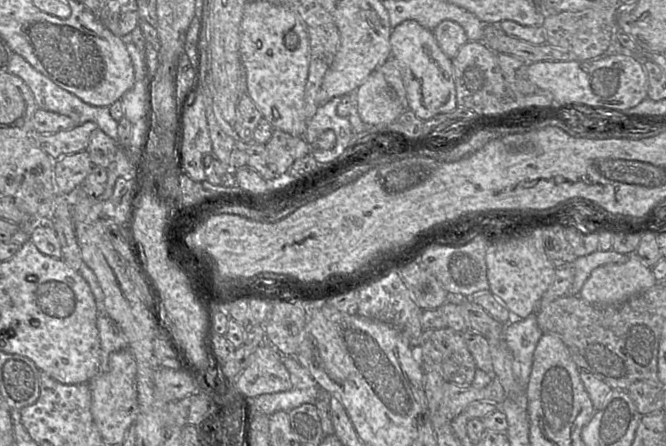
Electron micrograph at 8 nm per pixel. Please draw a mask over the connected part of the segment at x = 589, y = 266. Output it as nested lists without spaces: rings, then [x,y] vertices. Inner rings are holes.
[[[598,250],[589,255],[577,257],[572,264],[574,280],[567,295],[578,296],[584,283],[596,268],[607,264],[623,263],[627,259],[628,255],[620,254],[612,250]]]

